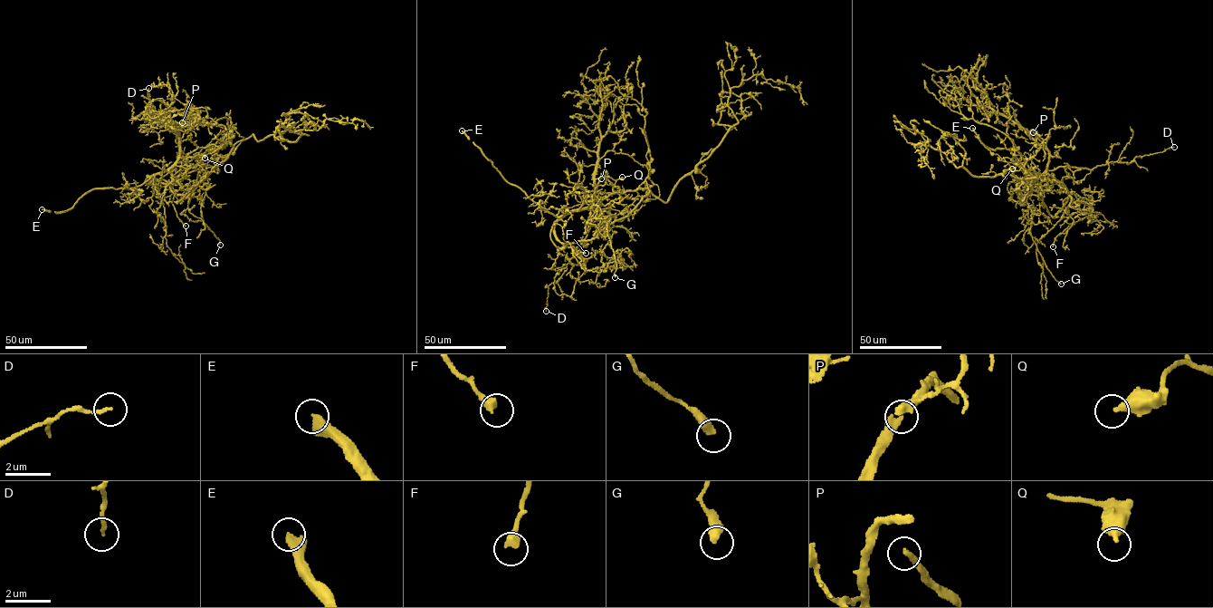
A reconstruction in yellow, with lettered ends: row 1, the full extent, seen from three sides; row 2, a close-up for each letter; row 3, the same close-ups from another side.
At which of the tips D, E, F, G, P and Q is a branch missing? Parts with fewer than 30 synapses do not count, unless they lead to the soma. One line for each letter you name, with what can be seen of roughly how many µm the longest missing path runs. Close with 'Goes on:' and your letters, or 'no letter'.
E: missing 15 µm
Q: missing 20 µm
Goes on: E, Q

